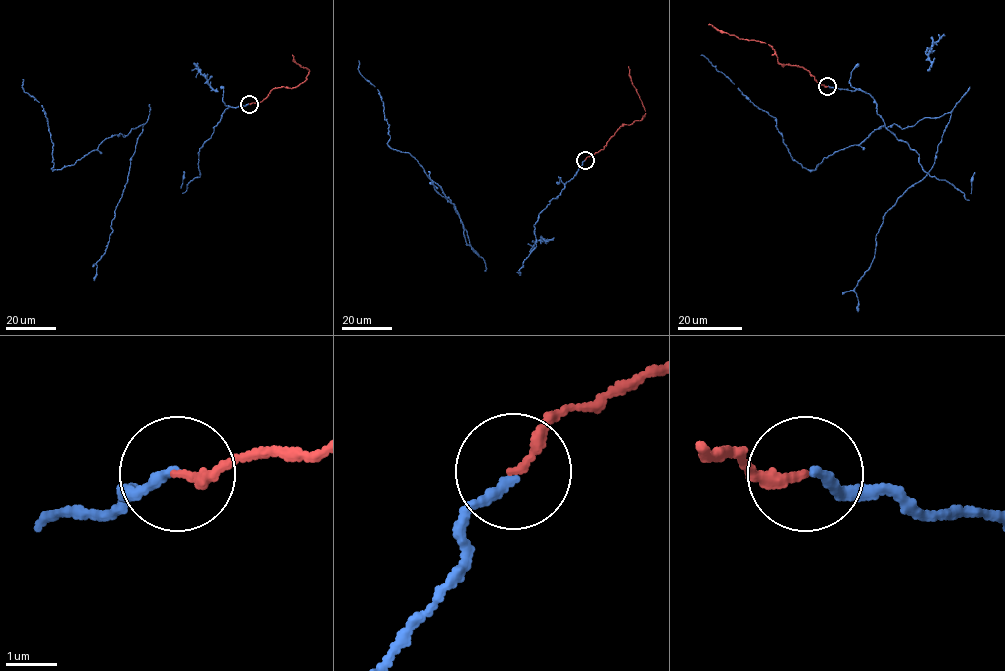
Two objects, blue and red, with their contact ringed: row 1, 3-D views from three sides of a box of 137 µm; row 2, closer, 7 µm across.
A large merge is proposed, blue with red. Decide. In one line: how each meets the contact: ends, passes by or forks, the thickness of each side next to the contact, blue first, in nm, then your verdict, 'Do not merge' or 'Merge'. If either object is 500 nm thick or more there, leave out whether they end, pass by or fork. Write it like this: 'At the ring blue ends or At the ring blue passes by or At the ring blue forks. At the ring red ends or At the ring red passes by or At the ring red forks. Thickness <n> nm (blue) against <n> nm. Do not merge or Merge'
At the ring blue ends. At the ring red ends. Thickness 190 nm (blue) against 200 nm. Merge

